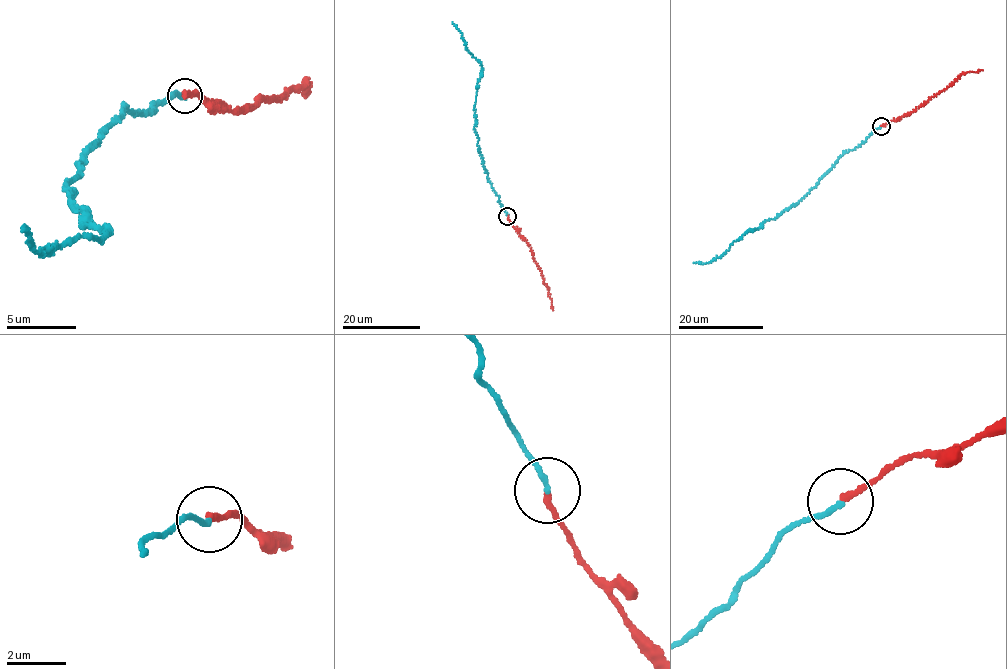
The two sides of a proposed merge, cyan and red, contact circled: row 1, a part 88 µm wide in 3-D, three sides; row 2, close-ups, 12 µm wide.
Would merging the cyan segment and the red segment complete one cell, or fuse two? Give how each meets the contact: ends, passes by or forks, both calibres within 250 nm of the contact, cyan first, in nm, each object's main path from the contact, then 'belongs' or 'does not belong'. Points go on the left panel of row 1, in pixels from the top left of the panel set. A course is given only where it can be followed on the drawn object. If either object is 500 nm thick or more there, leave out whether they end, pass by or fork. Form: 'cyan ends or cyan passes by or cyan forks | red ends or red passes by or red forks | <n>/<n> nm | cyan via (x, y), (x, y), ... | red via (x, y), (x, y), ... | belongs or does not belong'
cyan ends | red ends | 190/200 nm | cyan via (185, 96), (145, 113), (123, 109), (66, 186), (90, 221), (84, 227), (108, 233), (39, 253), (24, 225) | red via (185, 96), (196, 93), (237, 113), (282, 96), (307, 79), (303, 95) | belongs

